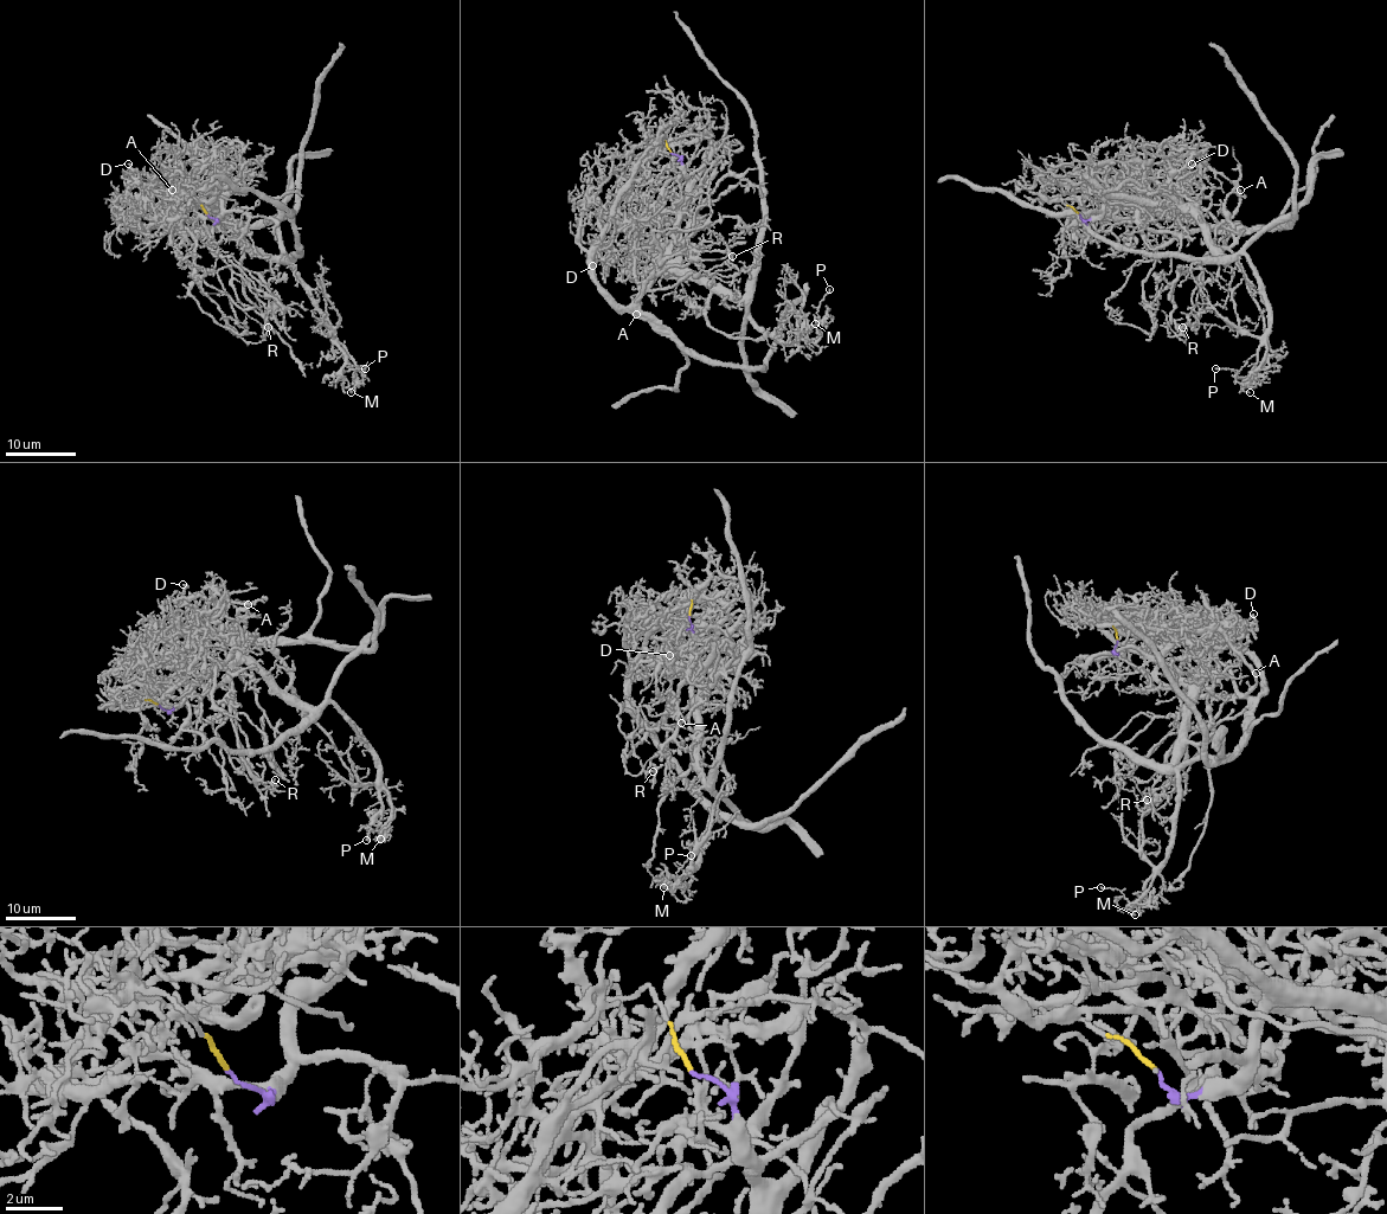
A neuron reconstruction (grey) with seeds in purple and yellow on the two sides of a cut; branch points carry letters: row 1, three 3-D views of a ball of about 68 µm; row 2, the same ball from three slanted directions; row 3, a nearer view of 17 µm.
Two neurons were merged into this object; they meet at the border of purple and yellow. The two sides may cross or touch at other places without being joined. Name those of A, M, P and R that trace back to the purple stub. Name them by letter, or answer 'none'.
M, P

